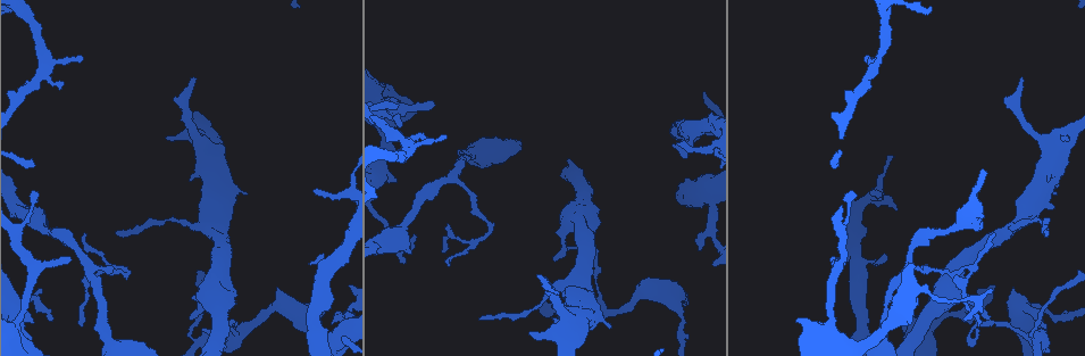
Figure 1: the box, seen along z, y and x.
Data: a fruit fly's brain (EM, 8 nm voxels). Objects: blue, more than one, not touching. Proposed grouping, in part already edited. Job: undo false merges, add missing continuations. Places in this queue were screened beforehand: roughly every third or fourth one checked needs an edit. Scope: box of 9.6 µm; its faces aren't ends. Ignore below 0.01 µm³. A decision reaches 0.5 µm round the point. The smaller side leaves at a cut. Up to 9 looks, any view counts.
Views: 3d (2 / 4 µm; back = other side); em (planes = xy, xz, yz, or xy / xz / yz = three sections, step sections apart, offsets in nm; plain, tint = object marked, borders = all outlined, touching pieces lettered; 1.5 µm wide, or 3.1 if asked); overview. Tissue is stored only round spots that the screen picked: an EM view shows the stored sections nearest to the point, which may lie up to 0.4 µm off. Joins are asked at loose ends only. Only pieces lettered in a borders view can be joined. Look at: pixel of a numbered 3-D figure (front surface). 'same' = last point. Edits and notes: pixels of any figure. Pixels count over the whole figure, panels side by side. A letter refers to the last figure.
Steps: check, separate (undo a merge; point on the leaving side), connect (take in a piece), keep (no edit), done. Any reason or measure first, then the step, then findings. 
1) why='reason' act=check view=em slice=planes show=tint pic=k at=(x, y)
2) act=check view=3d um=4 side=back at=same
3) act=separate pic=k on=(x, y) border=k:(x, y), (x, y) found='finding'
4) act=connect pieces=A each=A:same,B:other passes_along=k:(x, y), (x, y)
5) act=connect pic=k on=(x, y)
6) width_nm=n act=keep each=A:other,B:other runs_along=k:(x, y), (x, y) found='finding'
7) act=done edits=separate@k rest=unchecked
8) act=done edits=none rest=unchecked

why='an open end' act=check view=3d um=4 pic=1 at=(60, 87)

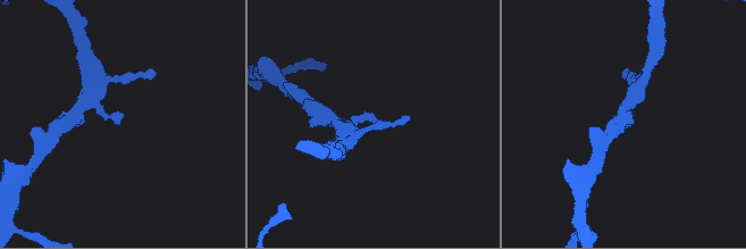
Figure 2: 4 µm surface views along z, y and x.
why='now the EM' act=check view=em slice=planes show=borders pic=2 at=(372, 121)

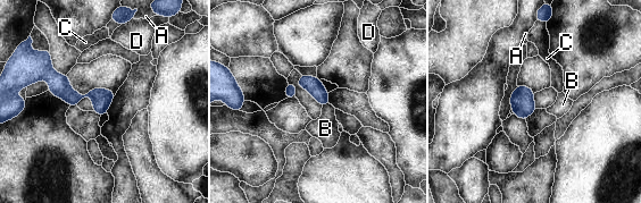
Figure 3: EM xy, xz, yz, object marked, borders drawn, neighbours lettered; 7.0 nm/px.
act=keep each=A:other,B:other,C:other,D:other runs_along=3:(42, 67), (103, 110) found='none of them fits'

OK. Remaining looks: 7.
why='branch stops here' act=check view=3d um=4 pic=1 at=(194, 78)

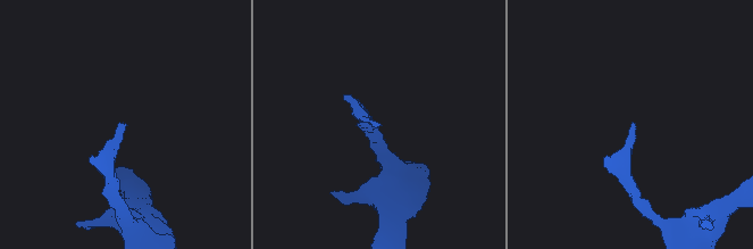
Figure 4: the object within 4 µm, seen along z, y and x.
why='now the EM' act=check view=em slice=xy step=8 show=plain pic=4 at=(377, 126)

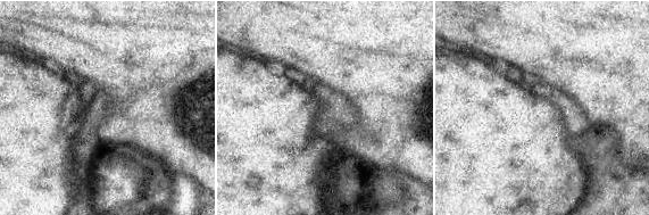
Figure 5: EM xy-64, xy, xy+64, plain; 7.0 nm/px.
why='what lies round it' act=check view=em slice=xy step=8 show=borders at=same

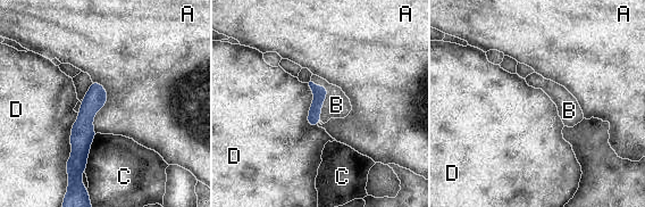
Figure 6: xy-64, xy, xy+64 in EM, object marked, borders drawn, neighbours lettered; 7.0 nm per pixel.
act=connect pieces=B each=A:other,B:same,C:other,D:other passes_along=6:(319, 92), (326, 94), (336, 105) found='it goes on there'

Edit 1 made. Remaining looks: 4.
act=check view=overview

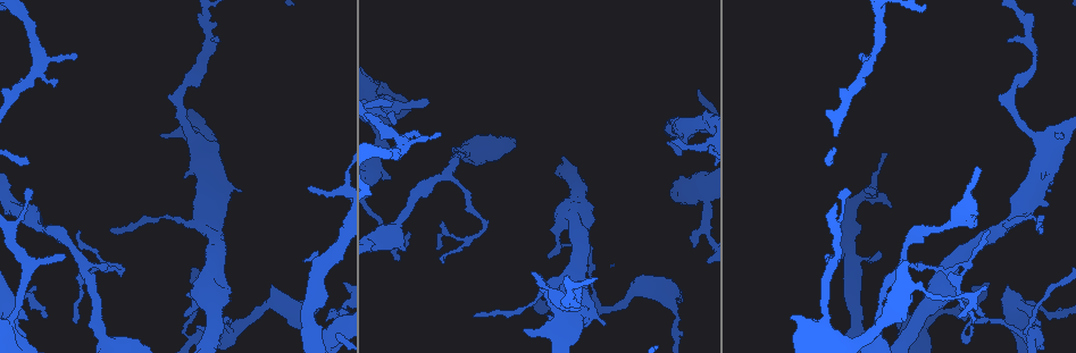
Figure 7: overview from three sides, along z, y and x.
why='an open end' act=check view=em slice=yz step=4 show=tint pic=7 at=(309, 186)

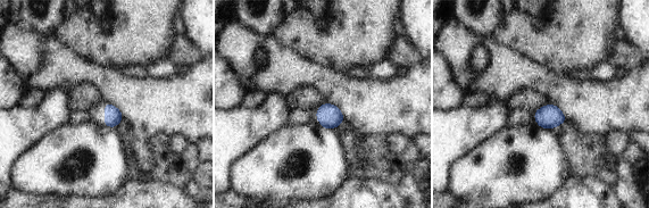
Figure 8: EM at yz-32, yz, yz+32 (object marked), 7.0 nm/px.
why='another direction' act=check view=em slice=planes show=tint at=same

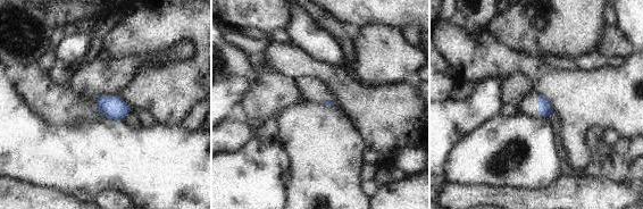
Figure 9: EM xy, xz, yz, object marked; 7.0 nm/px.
why='see the neighbours' act=check view=em slice=planes show=borders at=same

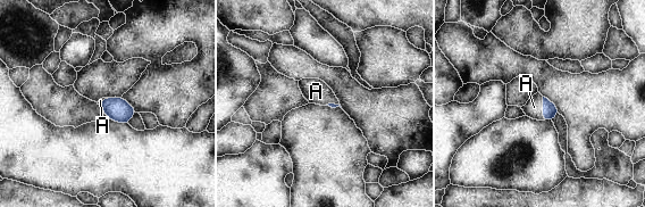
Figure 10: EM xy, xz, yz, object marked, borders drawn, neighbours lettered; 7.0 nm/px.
longest_contact=A:170nm act=connect pieces=A each=A:same passes_along=10:(550, 110), (543, 108), (534, 107) found='the neuron continues'

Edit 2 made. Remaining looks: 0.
act=done edits=connect@6,connect@10 rest=unchecked

